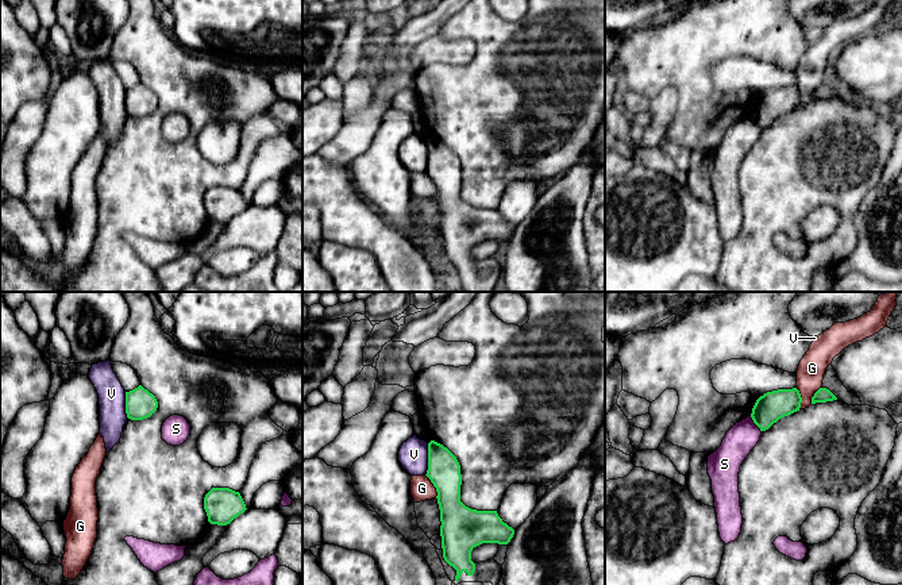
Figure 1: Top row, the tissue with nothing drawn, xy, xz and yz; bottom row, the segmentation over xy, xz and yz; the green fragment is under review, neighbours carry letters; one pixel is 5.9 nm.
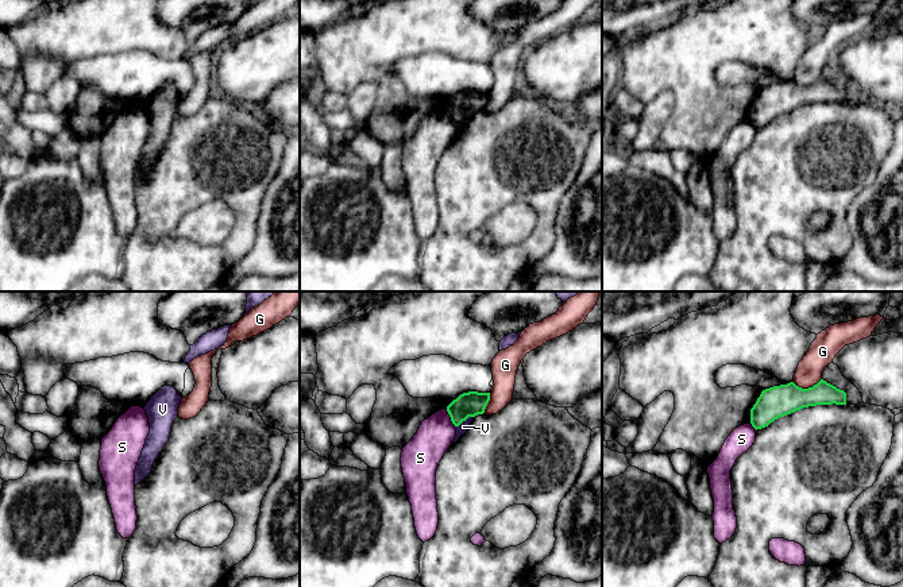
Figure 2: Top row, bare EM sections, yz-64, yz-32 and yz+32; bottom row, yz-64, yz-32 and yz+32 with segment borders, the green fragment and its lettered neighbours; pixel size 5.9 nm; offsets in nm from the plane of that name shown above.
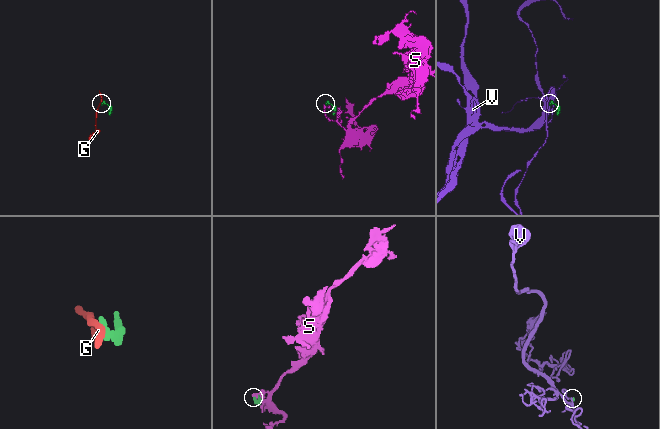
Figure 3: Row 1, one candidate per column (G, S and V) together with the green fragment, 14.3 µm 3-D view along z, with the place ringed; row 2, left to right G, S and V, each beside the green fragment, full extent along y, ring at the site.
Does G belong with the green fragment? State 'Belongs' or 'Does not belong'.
Does not belong

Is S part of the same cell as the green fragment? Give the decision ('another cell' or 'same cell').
same cell

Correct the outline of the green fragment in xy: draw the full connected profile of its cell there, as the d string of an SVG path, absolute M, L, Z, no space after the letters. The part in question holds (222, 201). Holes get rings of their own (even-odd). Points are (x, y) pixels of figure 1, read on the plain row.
M212 185L204 195L204 207L211 222L227 223L247 205L239 189Z

